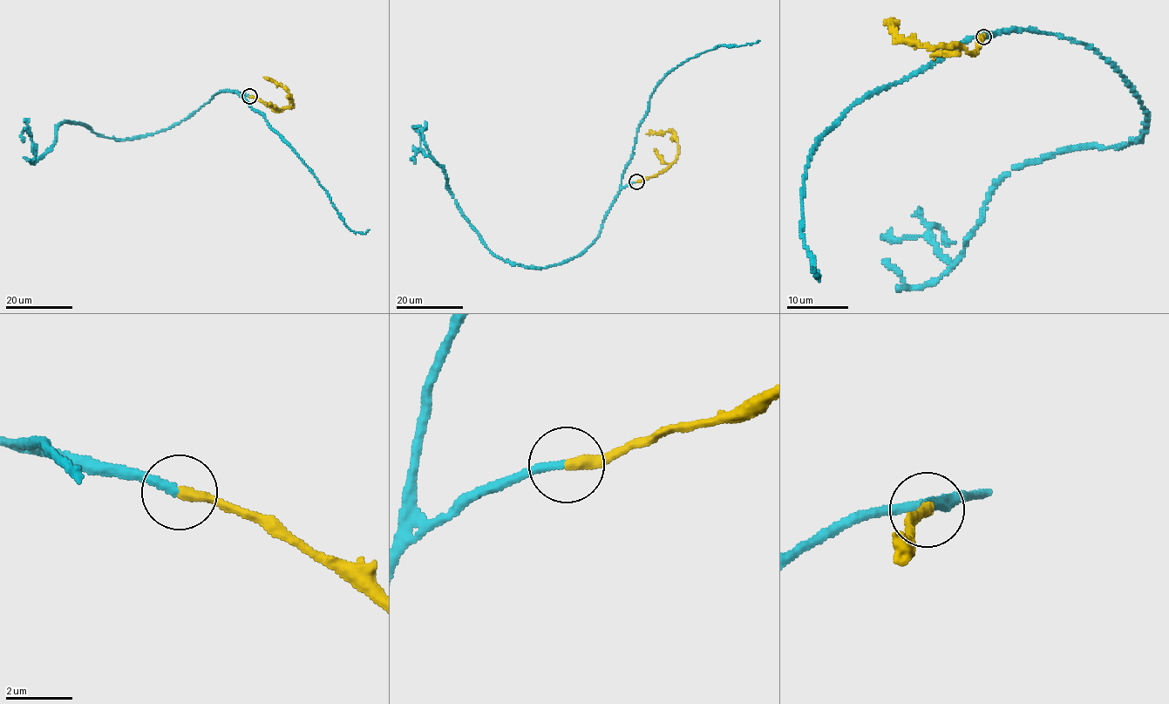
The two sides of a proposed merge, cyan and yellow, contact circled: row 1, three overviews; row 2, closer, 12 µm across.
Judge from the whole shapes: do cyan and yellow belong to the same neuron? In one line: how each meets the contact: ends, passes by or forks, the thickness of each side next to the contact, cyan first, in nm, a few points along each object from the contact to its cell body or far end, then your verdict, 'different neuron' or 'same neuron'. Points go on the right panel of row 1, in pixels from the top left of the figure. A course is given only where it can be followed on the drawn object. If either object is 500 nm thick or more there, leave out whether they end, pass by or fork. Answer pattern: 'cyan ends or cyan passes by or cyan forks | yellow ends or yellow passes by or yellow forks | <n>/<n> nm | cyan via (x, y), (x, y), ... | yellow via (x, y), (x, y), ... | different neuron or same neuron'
cyan ends | yellow ends | 240/320 nm | cyan via (983, 37), (1007, 30), (1090, 45), (1147, 115), (1140, 140), (1015, 167), (953, 265), (928, 229), (954, 242) | yellow via (983, 37), (981, 44), (971, 53), (955, 45), (920, 46), (906, 42), (895, 35), (891, 19) | same neuron

